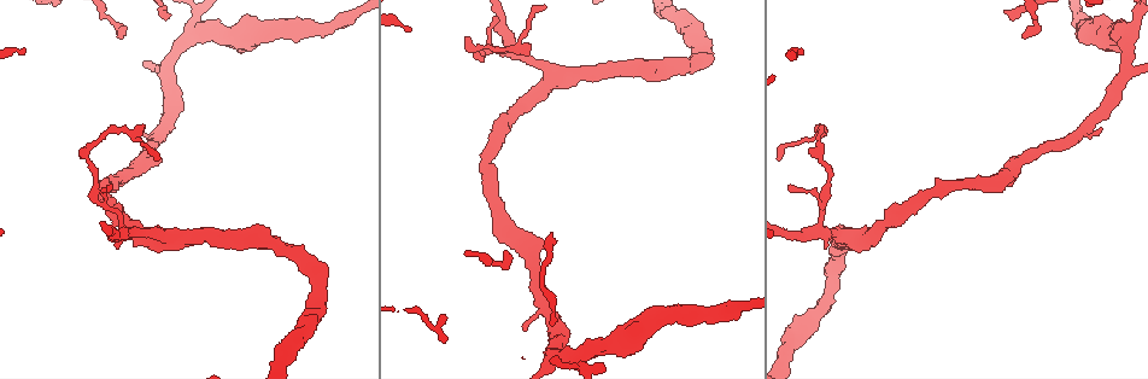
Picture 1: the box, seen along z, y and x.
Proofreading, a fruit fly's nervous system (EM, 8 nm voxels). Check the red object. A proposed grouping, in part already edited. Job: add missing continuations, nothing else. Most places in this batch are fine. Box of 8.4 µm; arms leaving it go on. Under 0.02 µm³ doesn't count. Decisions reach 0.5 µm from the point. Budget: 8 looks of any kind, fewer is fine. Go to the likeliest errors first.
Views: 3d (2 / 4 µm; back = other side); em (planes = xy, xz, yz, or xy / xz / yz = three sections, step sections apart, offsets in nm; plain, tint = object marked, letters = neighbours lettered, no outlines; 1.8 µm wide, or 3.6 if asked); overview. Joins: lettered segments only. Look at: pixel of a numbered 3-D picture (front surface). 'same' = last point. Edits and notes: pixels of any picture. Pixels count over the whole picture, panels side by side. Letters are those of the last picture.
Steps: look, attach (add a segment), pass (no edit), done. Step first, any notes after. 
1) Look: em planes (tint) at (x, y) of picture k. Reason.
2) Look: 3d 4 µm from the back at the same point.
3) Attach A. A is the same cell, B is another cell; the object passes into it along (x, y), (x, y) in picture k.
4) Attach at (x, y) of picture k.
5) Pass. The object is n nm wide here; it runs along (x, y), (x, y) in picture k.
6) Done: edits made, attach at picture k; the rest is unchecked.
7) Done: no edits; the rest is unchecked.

Look: em 3.6 µm planes (letters) at (551, 79) of picture 1. Three-way junction.

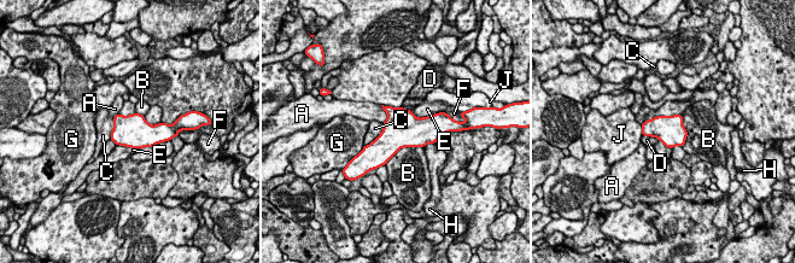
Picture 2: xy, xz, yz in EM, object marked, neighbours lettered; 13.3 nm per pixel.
Pass. A, B, C, D, E, F, G, H and J are other cells; a border runs along (643, 135), (659, 139) in picture 2; no lettered segment goes on from it.

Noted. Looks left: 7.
Look: 3d 4 µm at (1101, 127) of picture 1. Free end.

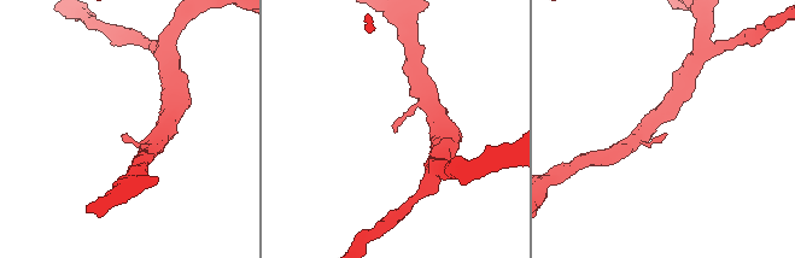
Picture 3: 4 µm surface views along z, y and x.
Look: em planes (letters) at (666, 135) of picture 3. Need the tissue.

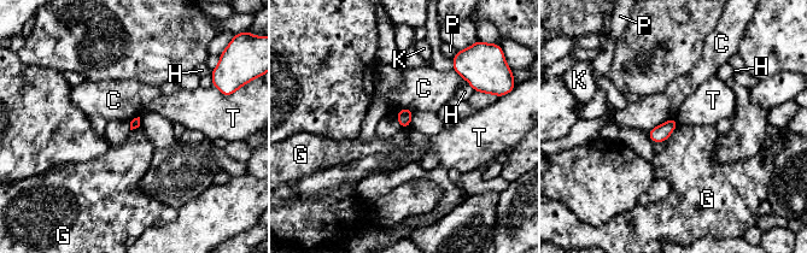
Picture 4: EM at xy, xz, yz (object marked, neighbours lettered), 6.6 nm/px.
Pass. C, G, H, K, P and T are other cells; a border runs along (678, 124), (666, 140) in picture 4; no lettered segment goes on from it.

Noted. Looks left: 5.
Look: em 3.6 µm xz step 8 (letters) at (830, 174) of picture 1. Thin neck.

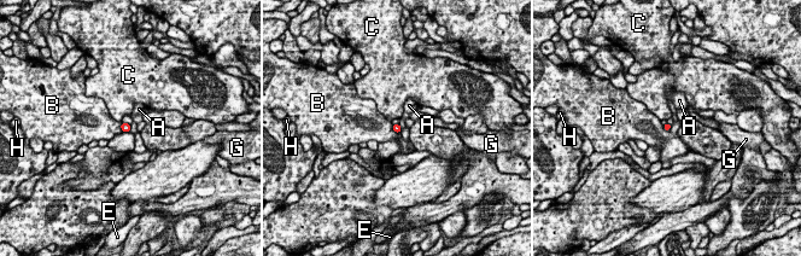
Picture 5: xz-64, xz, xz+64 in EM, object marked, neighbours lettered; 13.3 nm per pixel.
Look: em 3.6 µm xy step 8 (letters) at the same point. Cut it another way.

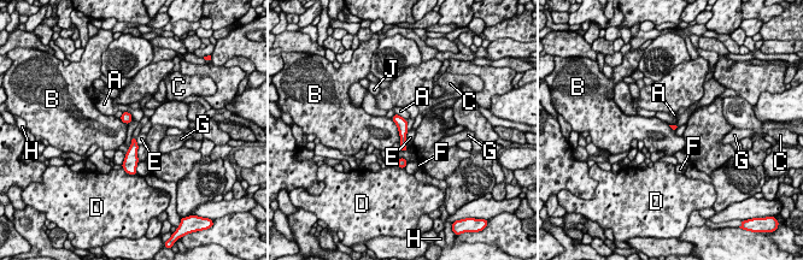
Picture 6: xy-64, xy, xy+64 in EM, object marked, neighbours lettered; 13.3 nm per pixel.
Pass. The longest contact is with B, 340 nm; A, B, C, D, E, F, G, H and J are other cells; it runs along (396, 117), (402, 123), (403, 147) in picture 6; no lettered segment goes on from it.

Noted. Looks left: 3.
Done: no edits; the rest is unchecked.

